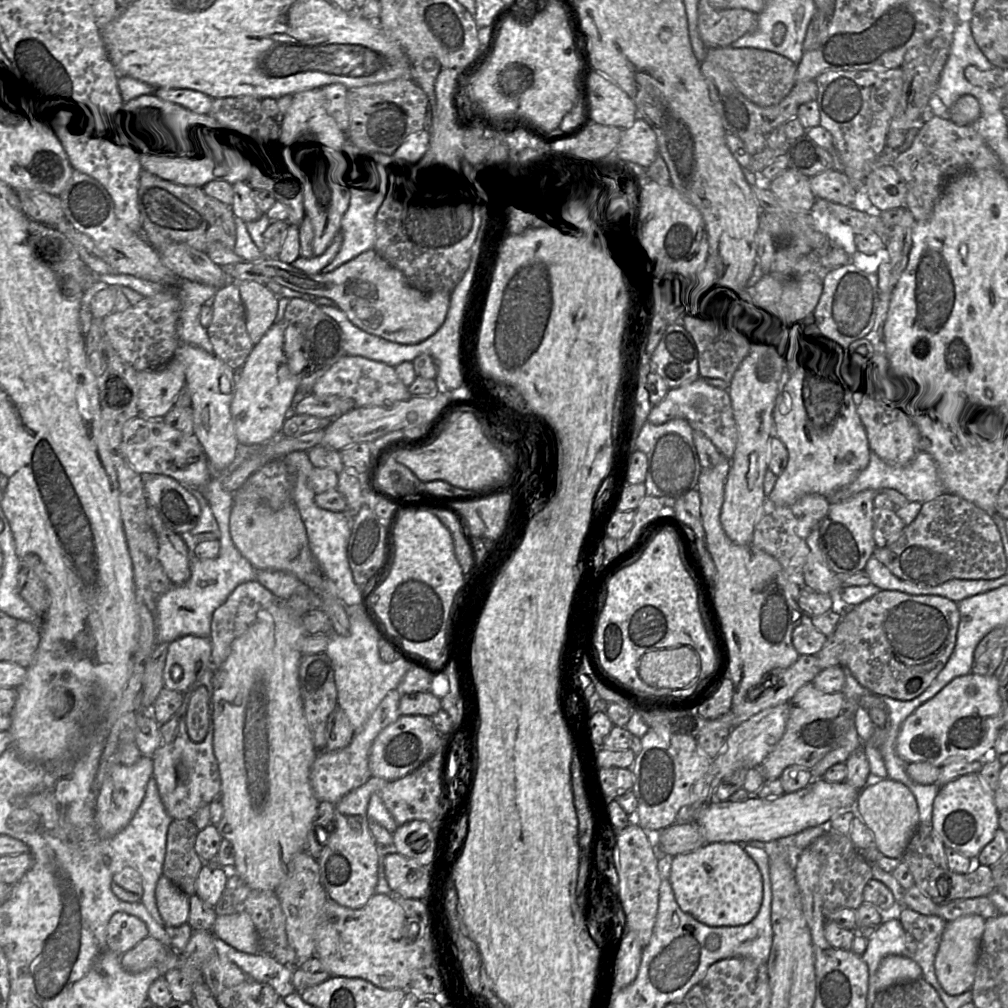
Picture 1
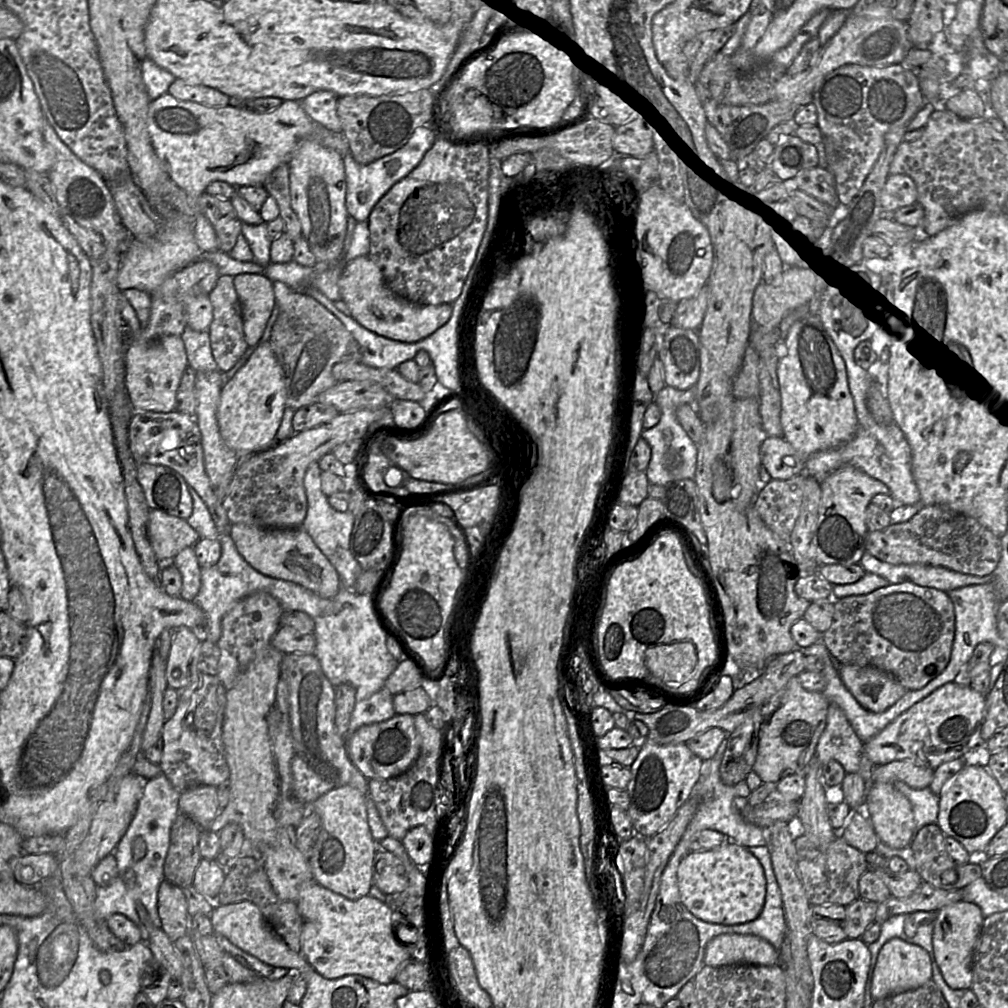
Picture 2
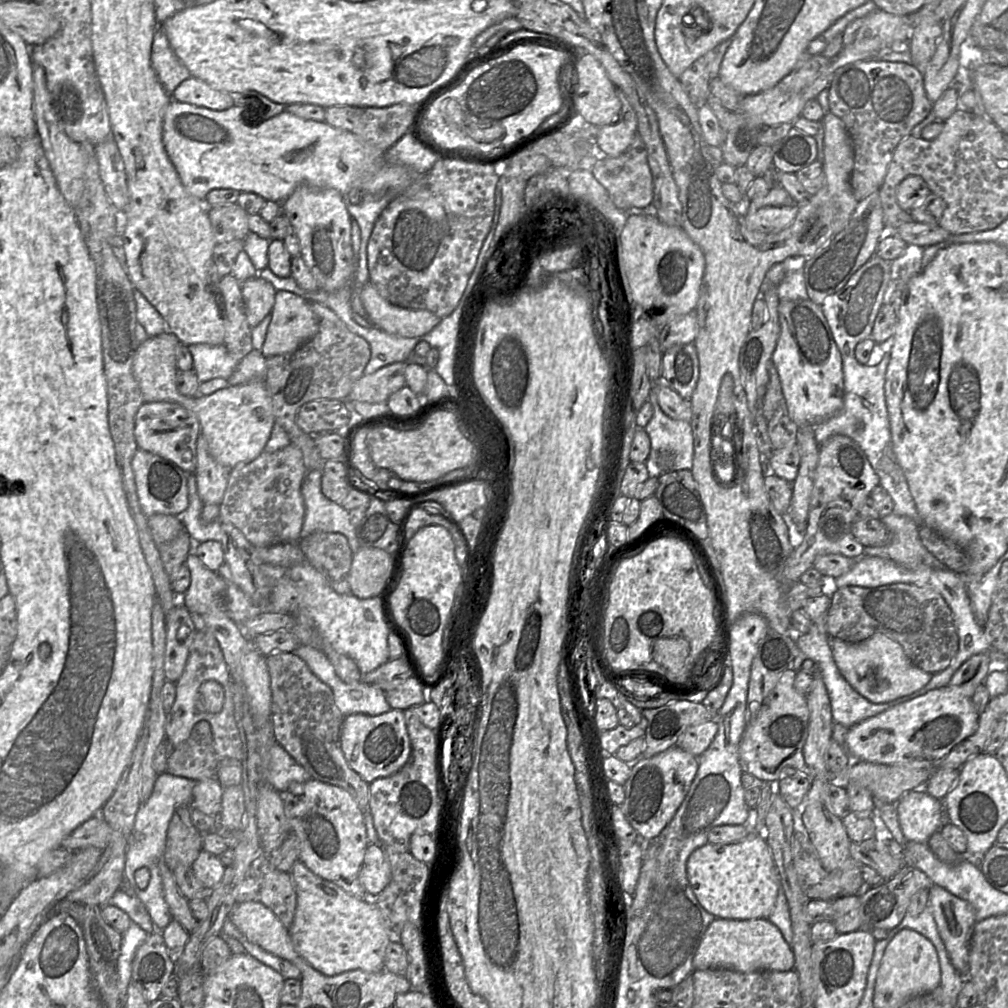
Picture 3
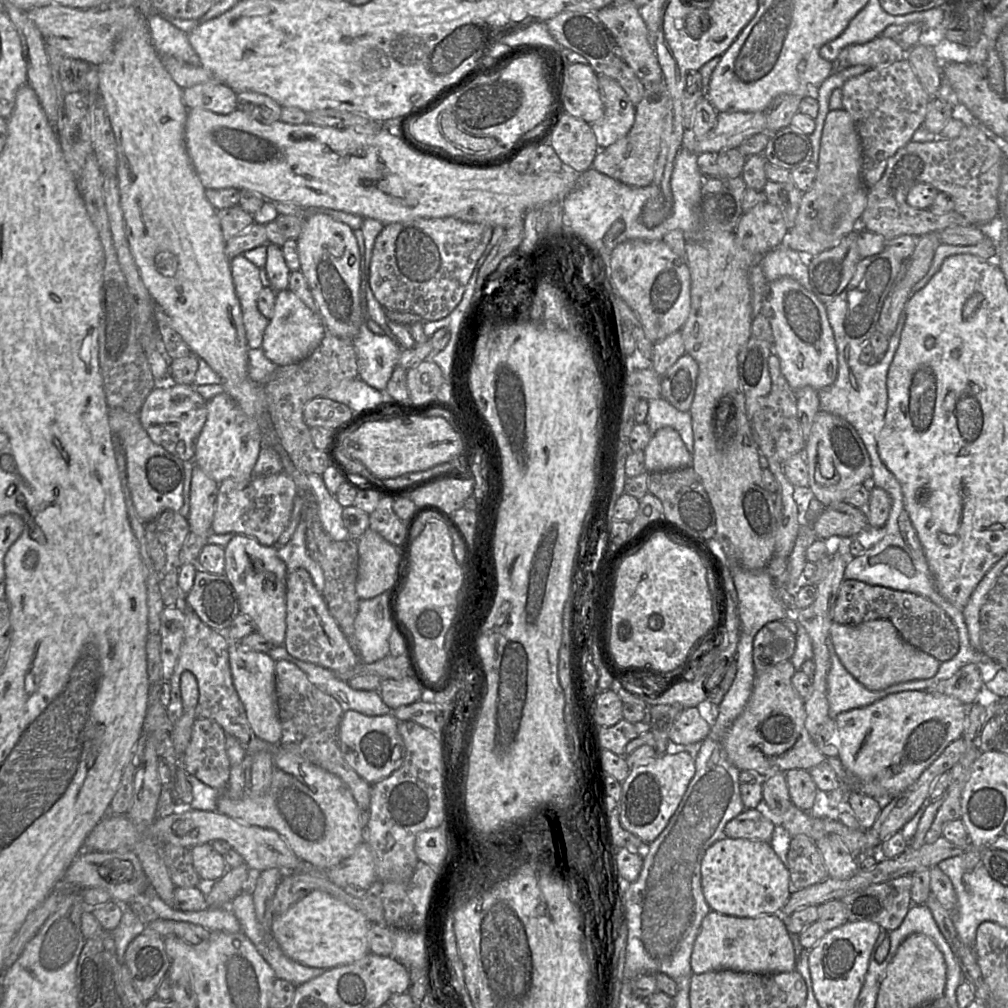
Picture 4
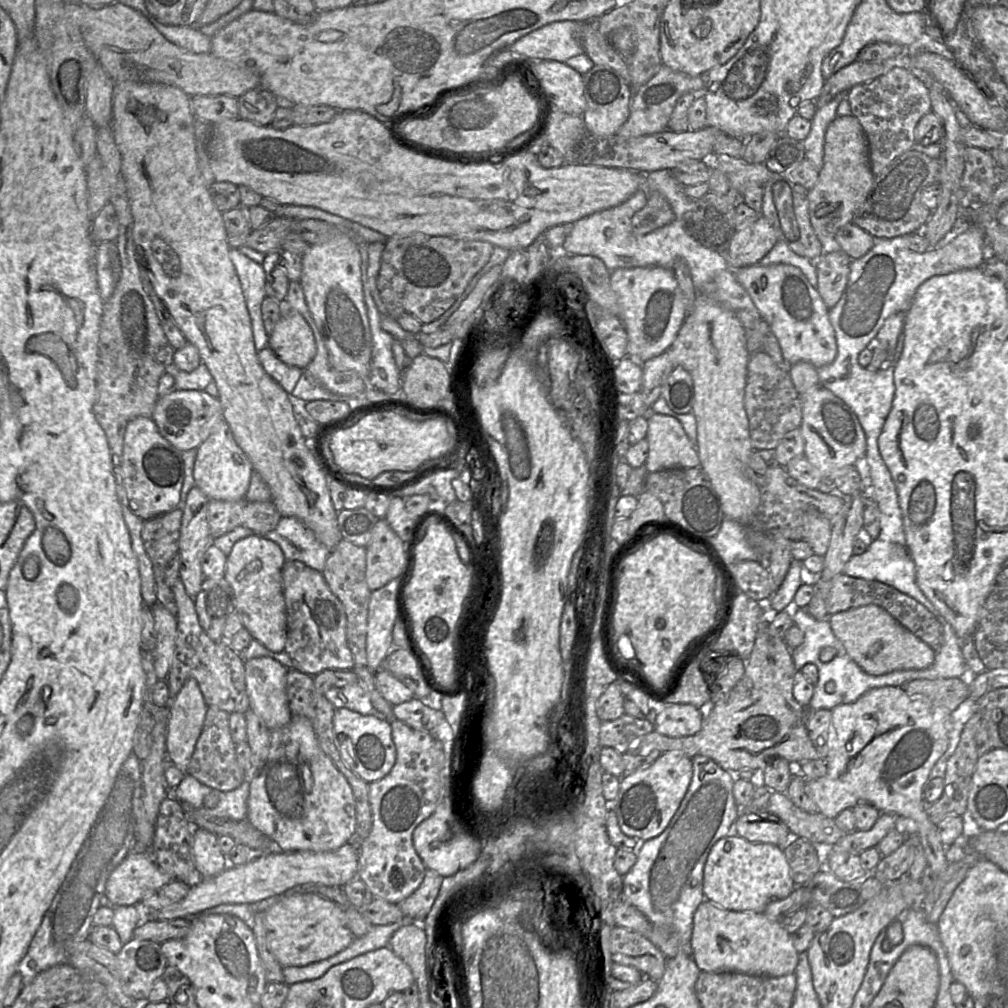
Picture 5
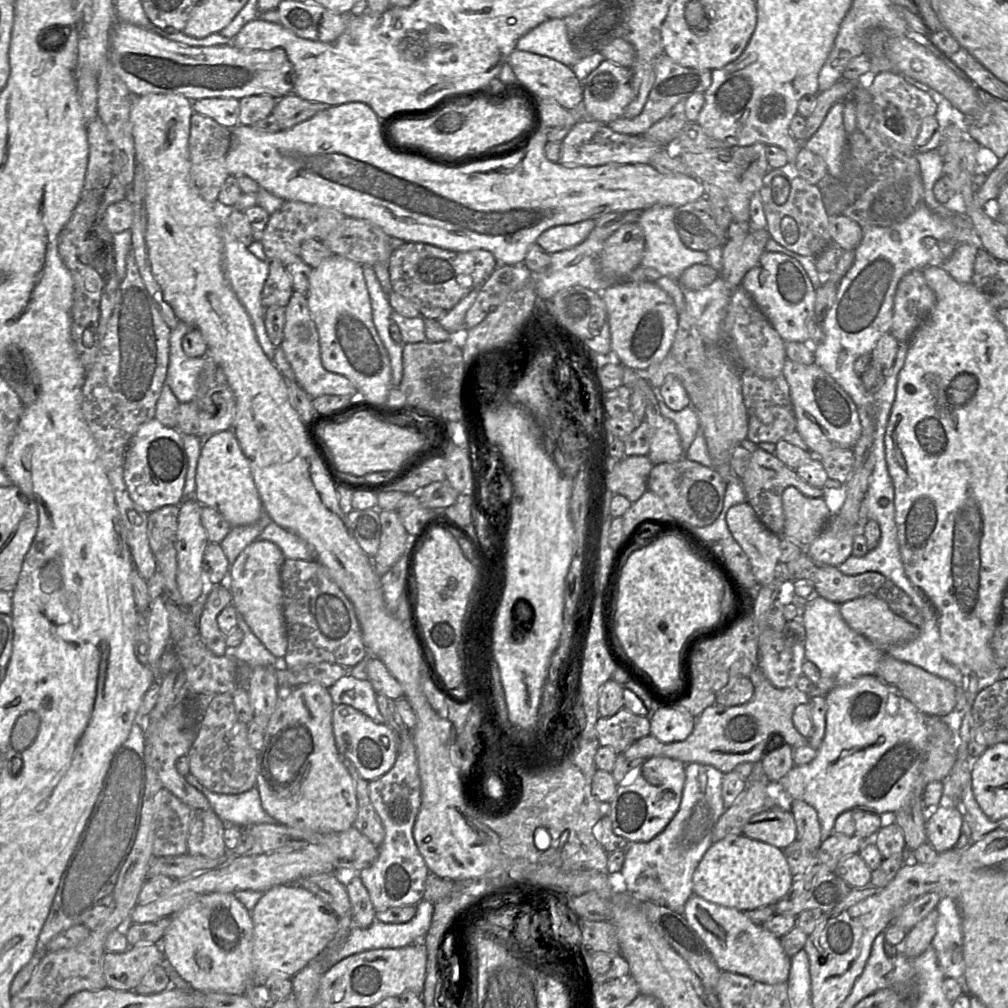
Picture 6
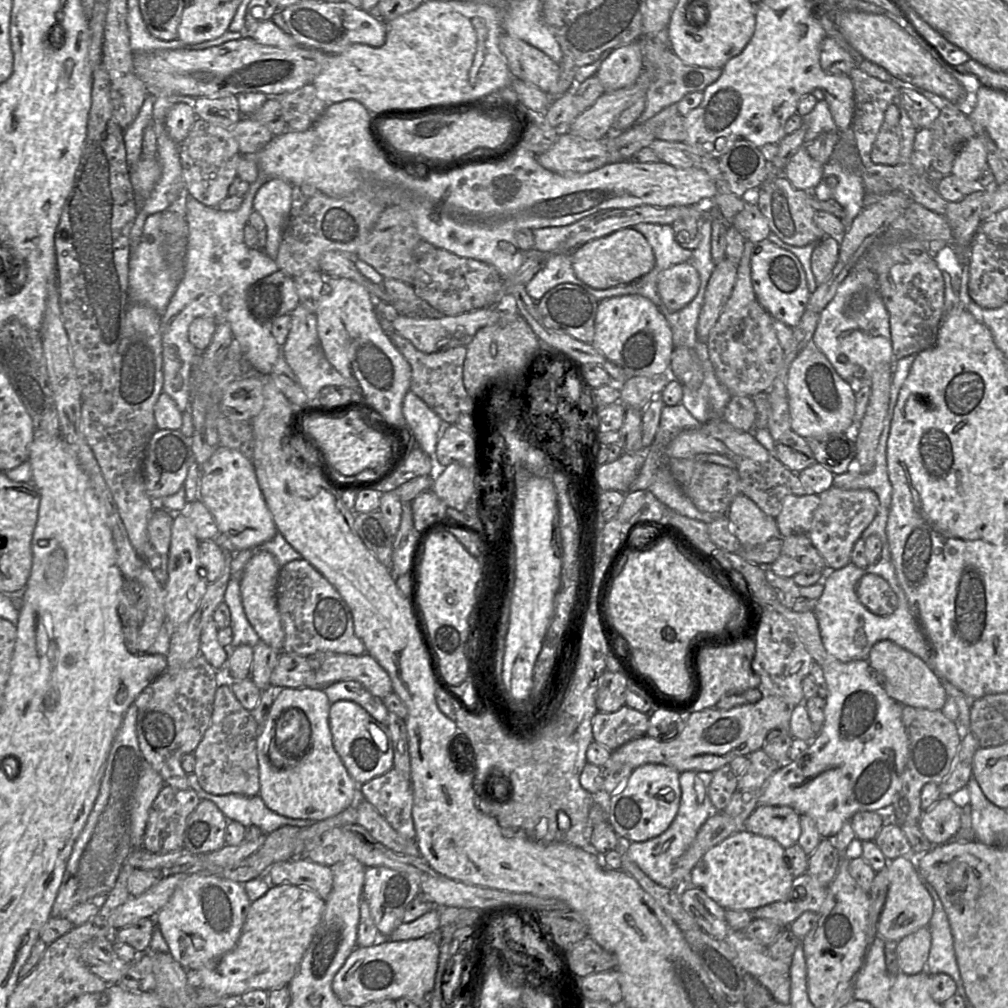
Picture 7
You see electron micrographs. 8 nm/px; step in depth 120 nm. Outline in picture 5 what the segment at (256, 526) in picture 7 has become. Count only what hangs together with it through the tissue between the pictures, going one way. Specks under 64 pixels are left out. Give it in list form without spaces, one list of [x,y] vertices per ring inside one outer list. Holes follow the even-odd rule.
[[[222,419],[208,438],[196,449],[194,483],[210,500],[238,501],[245,498],[253,467],[233,438],[227,422]]]

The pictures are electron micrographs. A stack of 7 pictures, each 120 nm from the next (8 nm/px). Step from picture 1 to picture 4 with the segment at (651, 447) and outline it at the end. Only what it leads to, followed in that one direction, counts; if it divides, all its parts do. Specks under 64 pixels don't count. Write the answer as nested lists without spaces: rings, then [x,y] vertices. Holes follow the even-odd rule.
[[[662,397],[650,399],[648,401],[648,414],[645,423],[648,425],[652,435],[665,426],[675,429],[692,455],[694,451],[694,438],[692,419],[688,411],[683,412],[676,409]]]

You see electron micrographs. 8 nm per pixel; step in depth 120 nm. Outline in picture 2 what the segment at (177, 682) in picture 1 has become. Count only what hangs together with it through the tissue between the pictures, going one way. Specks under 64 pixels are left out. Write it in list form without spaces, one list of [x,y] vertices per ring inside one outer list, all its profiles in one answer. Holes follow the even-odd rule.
[[[186,626],[175,628],[165,670],[169,687],[178,691],[188,684],[190,660],[197,653],[200,644],[197,630]],[[175,669],[179,669],[179,677],[176,678],[172,675]]]

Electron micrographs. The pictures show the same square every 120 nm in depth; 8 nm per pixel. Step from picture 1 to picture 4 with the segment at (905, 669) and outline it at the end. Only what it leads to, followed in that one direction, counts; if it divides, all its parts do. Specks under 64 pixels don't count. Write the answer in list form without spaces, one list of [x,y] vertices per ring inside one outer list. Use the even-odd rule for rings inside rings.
[[[844,579],[838,591],[832,621],[858,625],[876,619],[889,620],[907,643],[935,657],[939,662],[952,659],[959,650],[956,626],[947,614],[929,599],[911,592]]]

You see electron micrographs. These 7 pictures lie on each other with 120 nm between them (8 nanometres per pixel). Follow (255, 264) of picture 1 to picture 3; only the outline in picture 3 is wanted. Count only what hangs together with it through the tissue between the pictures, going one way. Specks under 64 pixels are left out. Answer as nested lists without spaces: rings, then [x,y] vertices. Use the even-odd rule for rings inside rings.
[[[371,282],[361,288],[360,298],[371,324],[389,334],[419,337],[430,332],[442,319],[428,310],[407,309],[390,303]]]

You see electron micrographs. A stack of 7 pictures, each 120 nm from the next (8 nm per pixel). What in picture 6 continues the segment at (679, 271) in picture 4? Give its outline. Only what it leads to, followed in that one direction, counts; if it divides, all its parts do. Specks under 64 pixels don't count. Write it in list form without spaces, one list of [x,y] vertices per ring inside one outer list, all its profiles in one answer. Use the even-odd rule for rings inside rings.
[[[646,281],[618,283],[606,288],[602,292],[602,298],[605,302],[608,313],[609,328],[611,335],[611,350],[618,356],[620,363],[622,365],[630,367],[635,370],[644,370],[653,364],[661,362],[669,354],[678,328],[679,314],[675,308],[672,297],[670,297],[663,289],[661,289],[658,285],[654,283]]]

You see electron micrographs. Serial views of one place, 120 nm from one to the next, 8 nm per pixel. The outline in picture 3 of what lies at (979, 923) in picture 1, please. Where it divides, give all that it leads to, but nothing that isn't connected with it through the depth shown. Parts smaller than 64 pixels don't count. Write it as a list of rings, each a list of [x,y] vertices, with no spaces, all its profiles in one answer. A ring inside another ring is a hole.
[[[938,885],[929,889],[928,905],[951,964],[966,979],[970,940],[977,923],[972,905]]]

